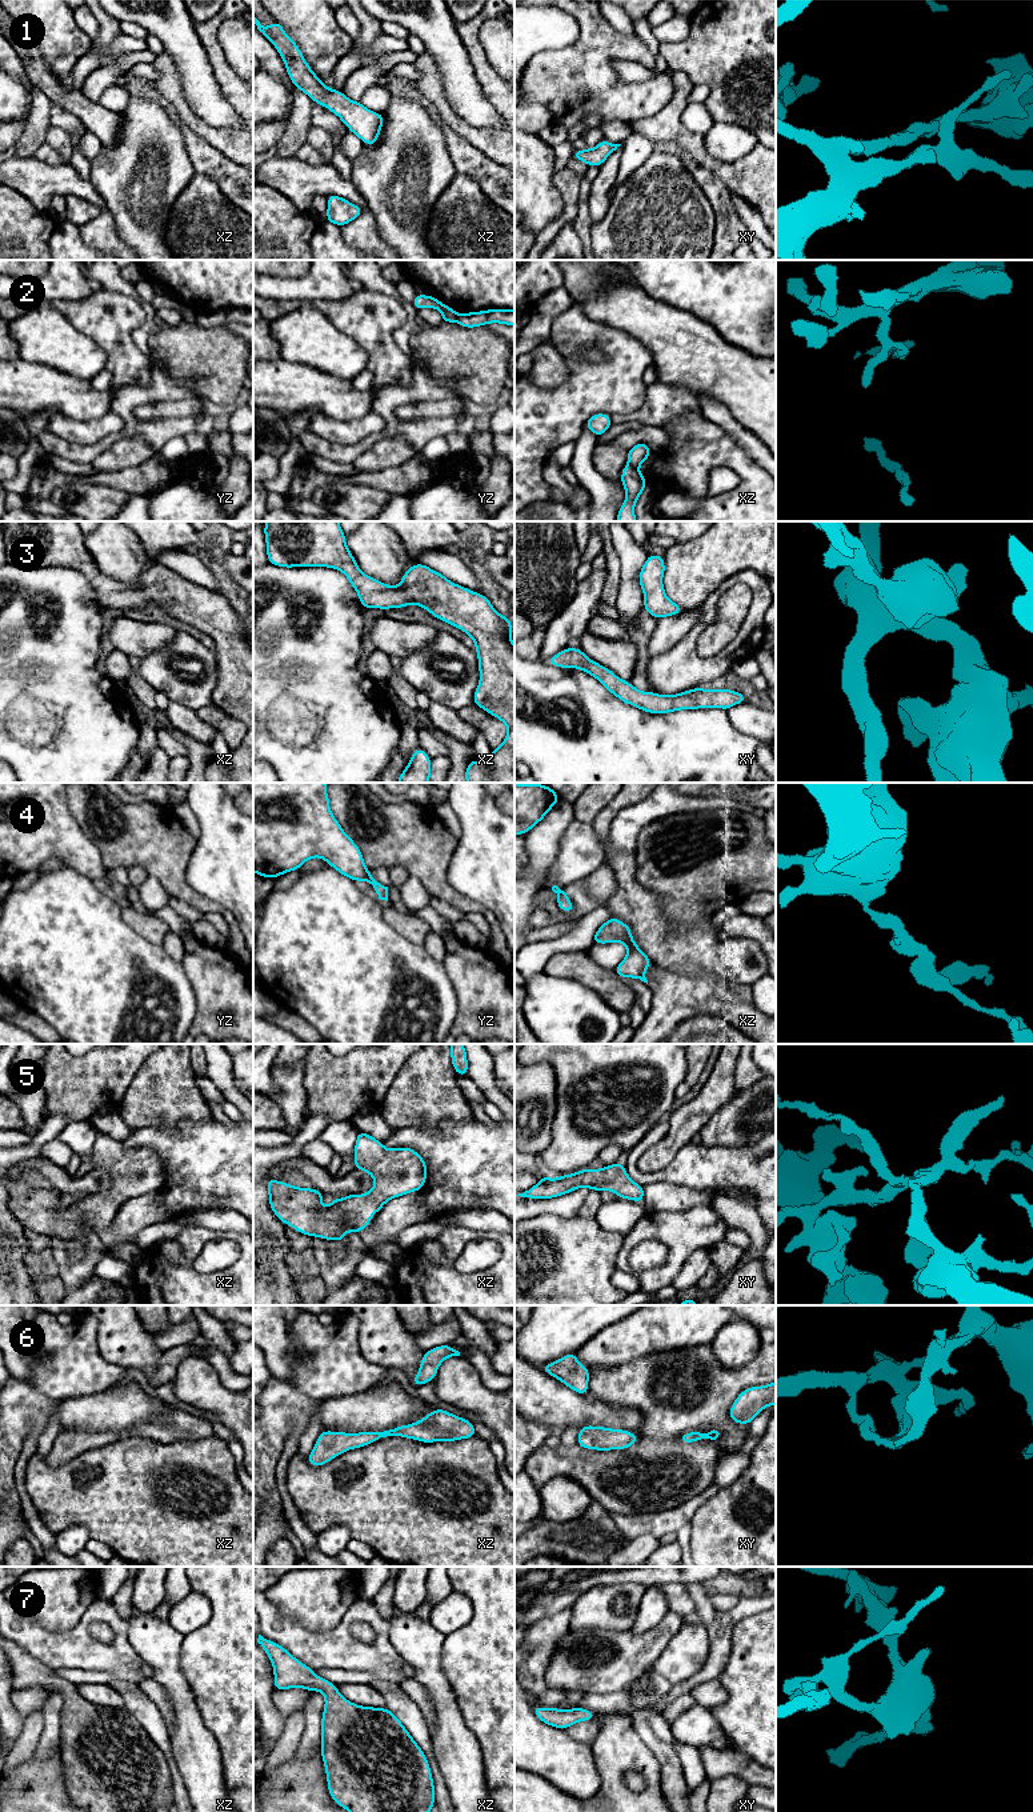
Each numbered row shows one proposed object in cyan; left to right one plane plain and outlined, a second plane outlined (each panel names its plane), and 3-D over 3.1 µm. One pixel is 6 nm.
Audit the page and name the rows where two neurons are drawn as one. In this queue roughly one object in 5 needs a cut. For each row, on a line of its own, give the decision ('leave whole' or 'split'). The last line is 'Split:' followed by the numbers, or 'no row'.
1: leave whole
2: split
3: leave whole
4: leave whole
5: leave whole
6: leave whole
7: leave whole
Split: 2

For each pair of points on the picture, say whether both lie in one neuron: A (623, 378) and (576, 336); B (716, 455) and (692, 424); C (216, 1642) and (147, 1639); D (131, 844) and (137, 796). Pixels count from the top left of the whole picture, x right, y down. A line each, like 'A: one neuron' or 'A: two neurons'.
A: one neuron
B: one neuron
C: two neurons
D: two neurons

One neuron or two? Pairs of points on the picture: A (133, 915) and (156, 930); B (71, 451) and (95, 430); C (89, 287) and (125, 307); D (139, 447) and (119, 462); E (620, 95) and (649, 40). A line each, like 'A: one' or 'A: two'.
A: one
B: two
C: two
D: one
E: two

